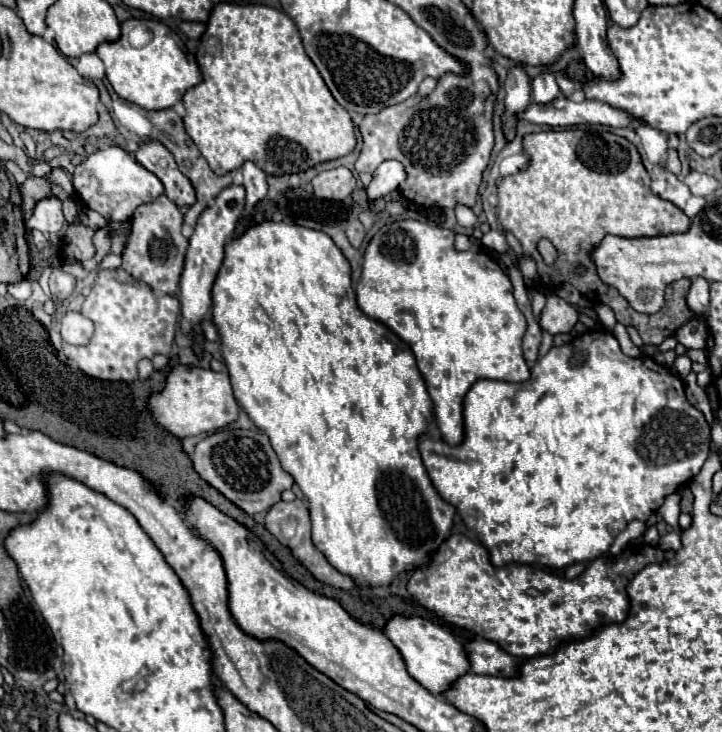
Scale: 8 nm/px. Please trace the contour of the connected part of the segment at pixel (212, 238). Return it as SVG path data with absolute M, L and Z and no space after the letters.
M231 184L213 200L209 208L203 210L203 214L197 220L195 232L189 238L189 248L187 248L185 268L181 274L181 288L179 288L179 300L183 306L183 322L181 322L183 332L189 332L193 326L197 326L203 314L207 314L207 310L211 308L211 286L223 262L223 246L227 240L231 240L243 208L245 208L245 188L241 184L239 186Z

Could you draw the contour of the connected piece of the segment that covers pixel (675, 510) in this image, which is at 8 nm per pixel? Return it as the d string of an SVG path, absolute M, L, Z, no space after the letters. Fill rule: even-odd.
M679 486L675 492L671 492L671 494L665 498L663 506L659 508L659 512L663 514L663 520L665 520L669 526L673 526L675 530L679 528L677 518L679 518L679 514L681 514L681 506L679 506L679 502L681 502L681 490L683 490L683 486Z

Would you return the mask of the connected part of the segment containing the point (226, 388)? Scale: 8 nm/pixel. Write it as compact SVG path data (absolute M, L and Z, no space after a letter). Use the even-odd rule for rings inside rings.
M177 364L175 368L171 368L171 372L165 378L165 386L149 396L147 408L153 420L177 438L199 436L209 430L223 428L237 420L239 414L237 400L231 392L229 374L197 368L193 364Z

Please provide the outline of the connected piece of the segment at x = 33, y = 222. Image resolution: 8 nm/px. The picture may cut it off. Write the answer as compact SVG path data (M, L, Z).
M55 194L41 198L33 208L33 214L25 220L25 228L27 230L41 230L43 234L61 232L65 226L61 206L63 206L63 202Z

